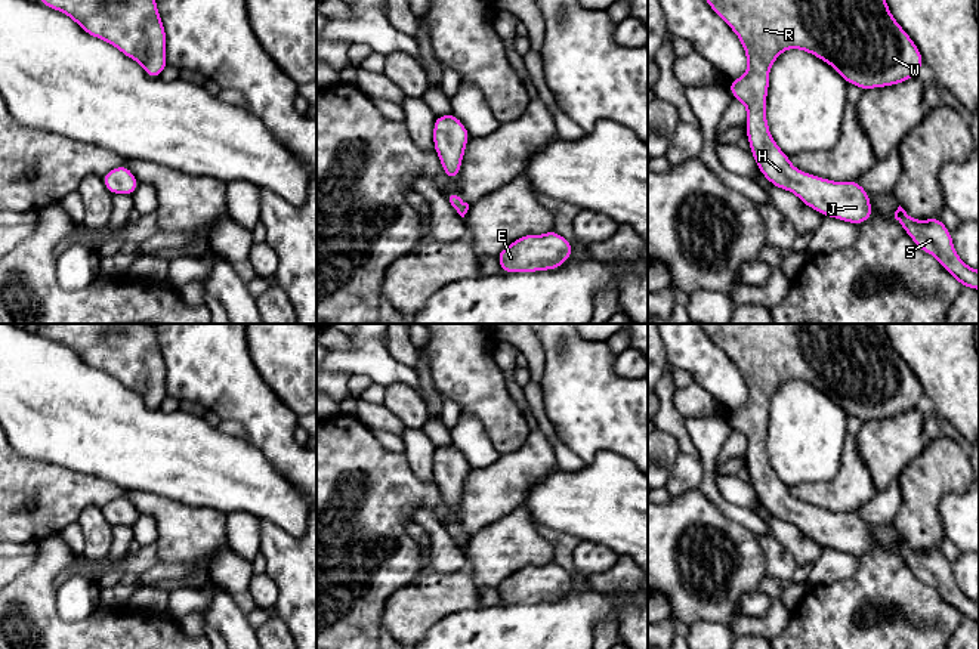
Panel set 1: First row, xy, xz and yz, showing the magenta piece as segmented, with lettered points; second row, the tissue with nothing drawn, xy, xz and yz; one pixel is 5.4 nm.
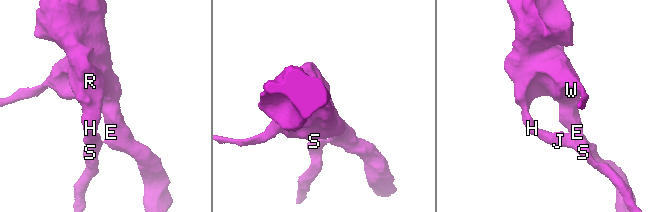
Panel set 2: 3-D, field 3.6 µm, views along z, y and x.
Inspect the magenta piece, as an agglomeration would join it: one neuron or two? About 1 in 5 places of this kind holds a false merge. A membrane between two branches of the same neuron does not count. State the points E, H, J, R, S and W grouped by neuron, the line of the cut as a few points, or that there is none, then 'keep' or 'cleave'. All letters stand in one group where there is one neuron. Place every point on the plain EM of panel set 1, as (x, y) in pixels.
E H J R S W; no cut; keep

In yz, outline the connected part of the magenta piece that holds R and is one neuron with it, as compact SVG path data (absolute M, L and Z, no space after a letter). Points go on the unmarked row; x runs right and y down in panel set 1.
M701 324L707 336L738 367L748 392L747 402L728 415L734 430L747 438L745 461L760 504L776 519L794 523L815 543L853 556L874 546L870 525L858 512L834 513L797 501L775 475L766 451L769 402L788 380L800 380L831 396L847 415L862 421L896 417L915 410L923 387L892 347L883 324Z

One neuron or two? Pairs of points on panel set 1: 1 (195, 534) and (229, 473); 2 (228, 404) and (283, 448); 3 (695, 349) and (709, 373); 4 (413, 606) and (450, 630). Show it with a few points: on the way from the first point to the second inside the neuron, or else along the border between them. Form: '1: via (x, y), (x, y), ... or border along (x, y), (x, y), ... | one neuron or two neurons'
1: border along (176, 500), (185, 504), (213, 507), (225, 515) | two neurons
2: via (241, 407), (269, 435) | one neuron
3: via (700, 355), (709, 367) | one neuron
4: border along (469, 606), (444, 615), (425, 633) | two neurons

